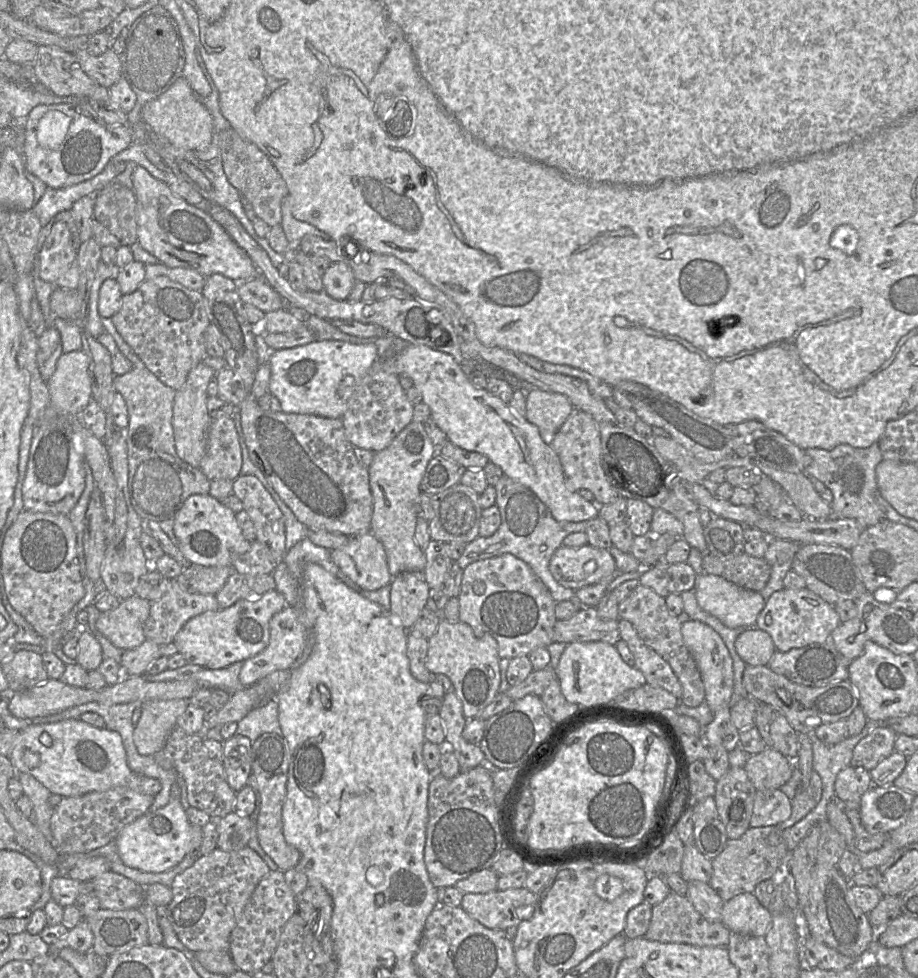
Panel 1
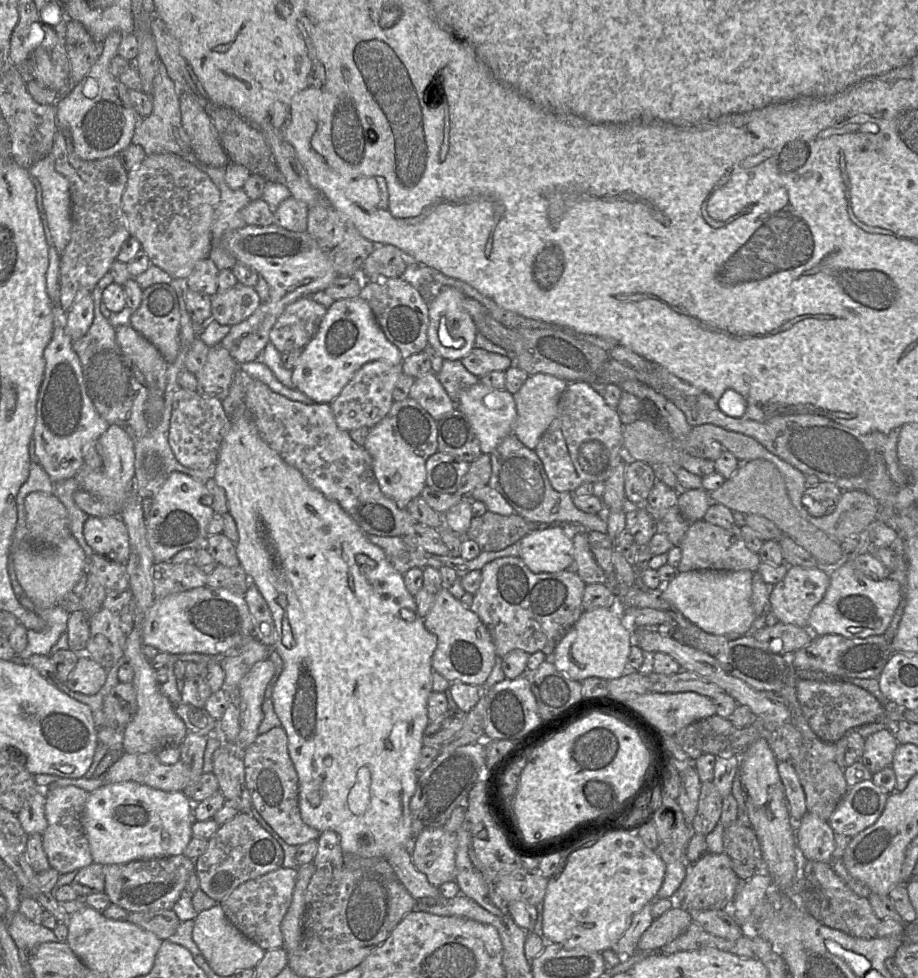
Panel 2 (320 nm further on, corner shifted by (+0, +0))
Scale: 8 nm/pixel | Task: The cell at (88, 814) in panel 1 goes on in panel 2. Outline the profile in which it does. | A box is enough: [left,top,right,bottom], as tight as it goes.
[104,752,189,792]

